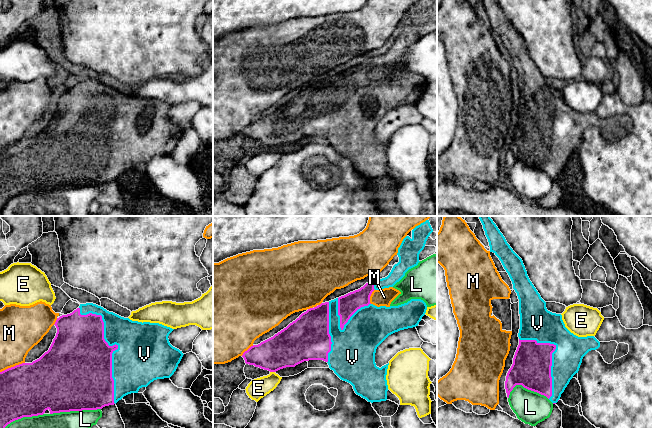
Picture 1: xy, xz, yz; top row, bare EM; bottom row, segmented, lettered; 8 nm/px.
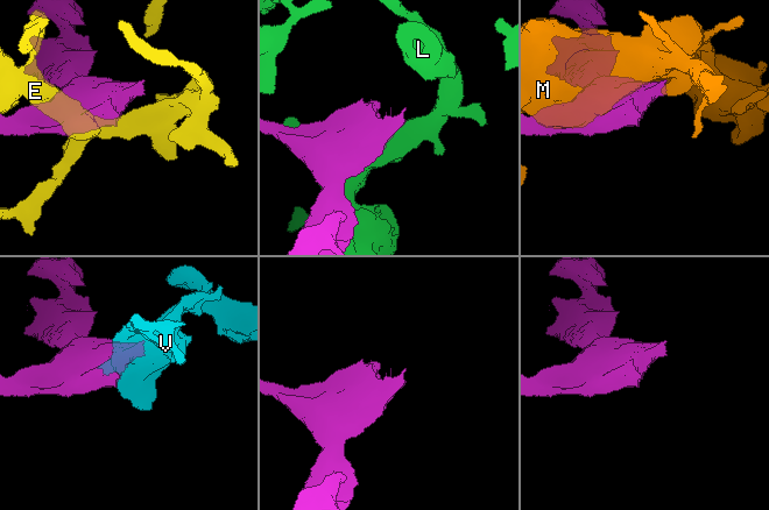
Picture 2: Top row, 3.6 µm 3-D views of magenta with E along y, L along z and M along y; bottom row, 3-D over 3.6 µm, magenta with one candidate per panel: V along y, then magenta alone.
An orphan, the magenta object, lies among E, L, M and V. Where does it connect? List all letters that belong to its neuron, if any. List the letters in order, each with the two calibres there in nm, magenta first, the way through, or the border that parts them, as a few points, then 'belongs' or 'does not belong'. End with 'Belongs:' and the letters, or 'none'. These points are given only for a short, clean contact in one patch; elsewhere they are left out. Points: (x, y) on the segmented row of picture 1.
E: 300 nm thick on the magenta side, 160 nm on the other; does not belong
L: 500 nm thick on the magenta side, 140 nm on the other; does not belong
M: 440 nm thick on the magenta side, 280 nm on the other; does not belong
V: 420 nm thick on the magenta side, 440 nm on the other; belongs
Belongs: V

